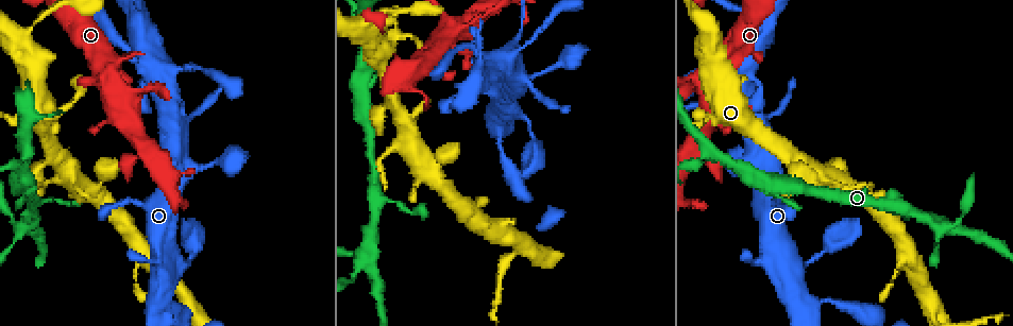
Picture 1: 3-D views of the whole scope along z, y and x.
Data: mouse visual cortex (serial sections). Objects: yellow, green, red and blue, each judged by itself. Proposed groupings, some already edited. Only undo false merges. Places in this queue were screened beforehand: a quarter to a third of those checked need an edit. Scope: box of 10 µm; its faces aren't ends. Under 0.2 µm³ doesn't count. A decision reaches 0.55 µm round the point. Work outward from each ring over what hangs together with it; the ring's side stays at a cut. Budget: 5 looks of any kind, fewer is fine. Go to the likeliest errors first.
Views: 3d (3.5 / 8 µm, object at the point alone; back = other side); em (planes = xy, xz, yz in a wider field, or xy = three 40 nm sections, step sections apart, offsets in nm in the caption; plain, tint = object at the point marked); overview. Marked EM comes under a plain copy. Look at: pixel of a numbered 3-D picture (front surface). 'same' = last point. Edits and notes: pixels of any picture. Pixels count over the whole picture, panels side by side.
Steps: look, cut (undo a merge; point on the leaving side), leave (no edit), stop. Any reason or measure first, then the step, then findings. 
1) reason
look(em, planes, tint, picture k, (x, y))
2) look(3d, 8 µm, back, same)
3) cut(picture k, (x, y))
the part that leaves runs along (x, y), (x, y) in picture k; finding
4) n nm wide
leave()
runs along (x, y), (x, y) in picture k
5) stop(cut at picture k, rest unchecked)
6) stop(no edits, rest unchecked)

look(3d, 3.5 µm, back, picture 1, (369, 261))

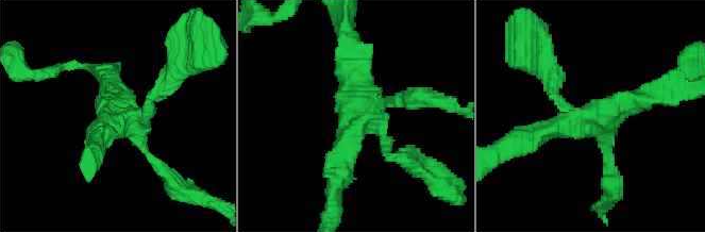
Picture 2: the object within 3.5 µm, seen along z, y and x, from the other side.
4 arms; arms of 150, 150, 300, 350 nm; need the tissue
look(em, xy, step 1, tint, picture 2, (360, 113))

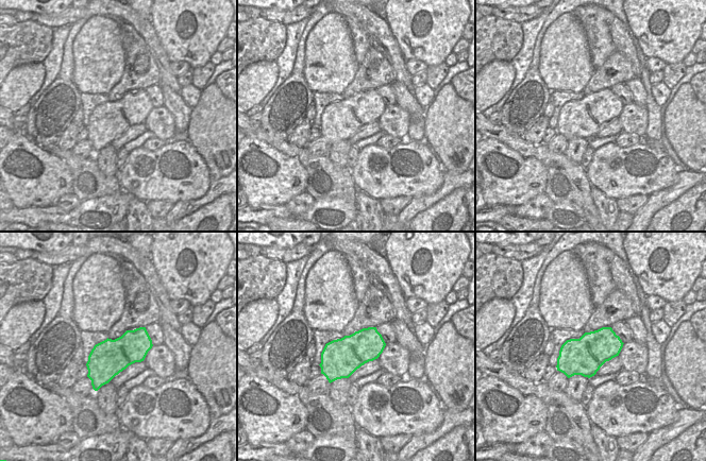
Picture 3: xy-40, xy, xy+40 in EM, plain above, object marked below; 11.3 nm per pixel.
leave()
runs along (658, 92), (607, 118), (536, 134) in picture 2; one cell here

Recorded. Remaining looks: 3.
thin neck
look(3d, 8 µm, picture 1, (522, 28))

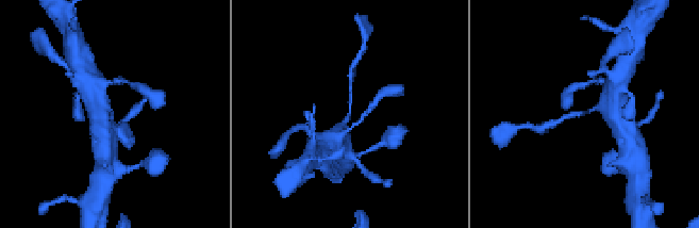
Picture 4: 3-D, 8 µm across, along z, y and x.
arms of 150, 450 nm
look(em, xy, step 1, tint, same)

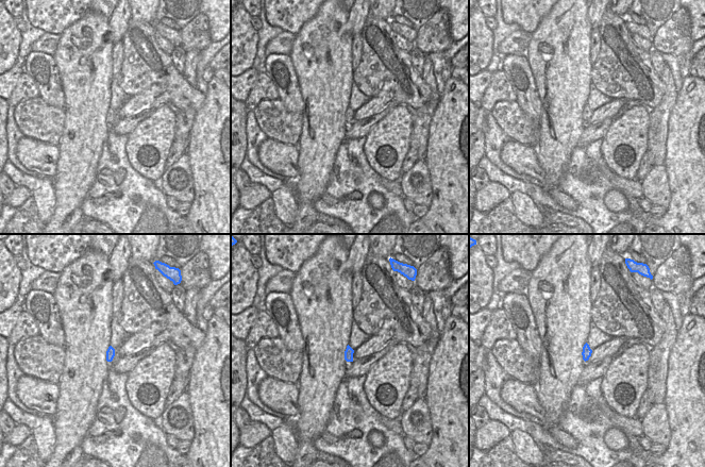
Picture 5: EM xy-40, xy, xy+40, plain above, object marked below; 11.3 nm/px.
leave()
runs along (614, 107), (582, 111), (559, 123) in picture 4; one cell here

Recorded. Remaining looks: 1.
stop(no edits, rest unchecked)

